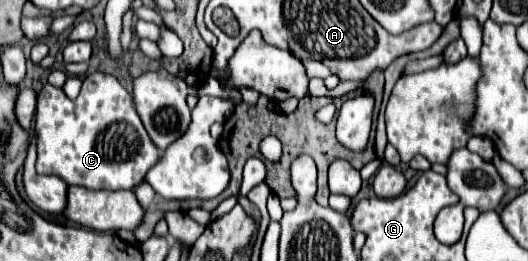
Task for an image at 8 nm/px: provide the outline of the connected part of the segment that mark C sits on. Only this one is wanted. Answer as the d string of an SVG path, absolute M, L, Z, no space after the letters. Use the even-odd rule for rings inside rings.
M91 73L83 79L81 93L77 99L69 99L63 89L49 83L37 95L35 111L35 137L37 137L37 173L57 175L67 185L81 185L87 189L133 189L137 187L145 173L159 161L159 149L149 139L143 123L133 107L131 95L123 85L107 73Z

